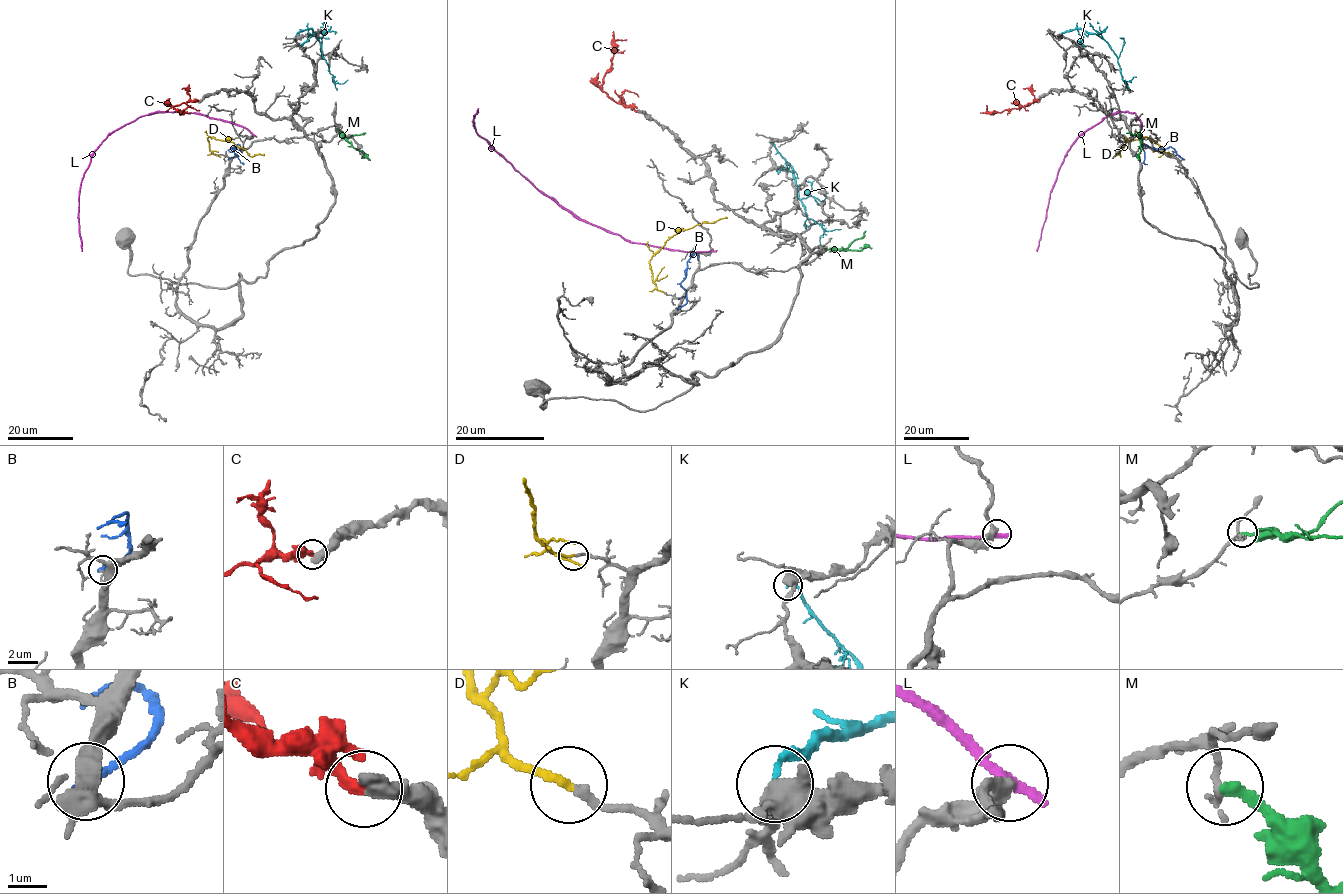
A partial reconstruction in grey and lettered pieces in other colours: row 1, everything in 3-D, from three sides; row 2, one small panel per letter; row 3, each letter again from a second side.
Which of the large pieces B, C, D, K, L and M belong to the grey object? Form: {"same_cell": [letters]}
{"same_cell": ["C", "D"]}

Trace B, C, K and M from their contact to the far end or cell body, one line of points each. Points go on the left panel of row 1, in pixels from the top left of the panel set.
B: (229, 159), (234, 155), (234, 147), (230, 148), (238, 144), (237, 157), (243, 164)
C: (198, 100), (173, 106), (180, 112), (190, 105)
K: (296, 35), (310, 28), (333, 81), (341, 84), (347, 80)
M: (336, 129), (370, 160)

